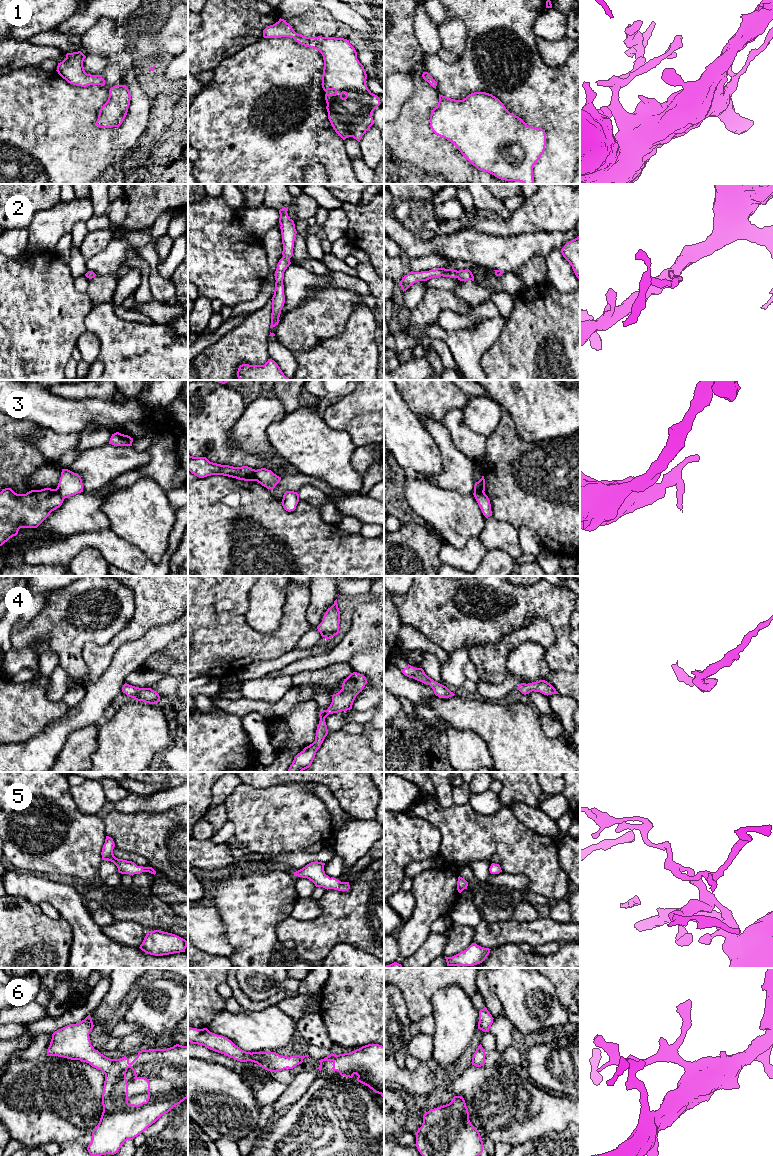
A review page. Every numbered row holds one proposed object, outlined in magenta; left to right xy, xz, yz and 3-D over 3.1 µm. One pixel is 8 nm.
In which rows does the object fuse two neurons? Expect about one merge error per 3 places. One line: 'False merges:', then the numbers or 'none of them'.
False merges: 3

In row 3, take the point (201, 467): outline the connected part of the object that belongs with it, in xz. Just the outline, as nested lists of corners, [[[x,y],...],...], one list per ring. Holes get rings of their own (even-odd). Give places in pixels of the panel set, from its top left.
[[[188,454],[188,471],[199,478],[223,475],[244,481],[256,481],[256,470],[248,466],[233,467],[210,462],[206,457],[193,457]]]

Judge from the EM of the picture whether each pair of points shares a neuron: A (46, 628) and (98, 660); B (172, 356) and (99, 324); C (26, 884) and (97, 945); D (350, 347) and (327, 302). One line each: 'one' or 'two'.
A: two
B: one
C: one
D: two

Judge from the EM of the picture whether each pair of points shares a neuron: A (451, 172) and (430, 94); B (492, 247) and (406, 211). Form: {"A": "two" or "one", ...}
{"A": "one", "B": "two"}

